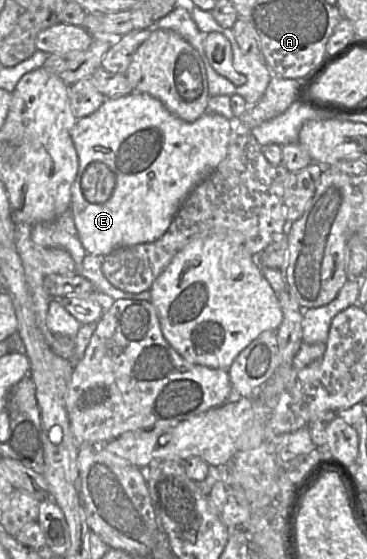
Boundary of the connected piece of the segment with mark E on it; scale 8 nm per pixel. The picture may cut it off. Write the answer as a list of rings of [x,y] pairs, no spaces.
[[[132,92],[128,95],[106,99],[94,113],[77,120],[70,135],[78,155],[78,172],[71,186],[70,213],[78,237],[86,252],[103,258],[122,248],[154,242],[167,231],[174,216],[192,189],[211,175],[225,159],[229,142],[234,135],[234,120],[207,111],[197,120],[186,122],[168,111],[159,99],[146,93]]]

